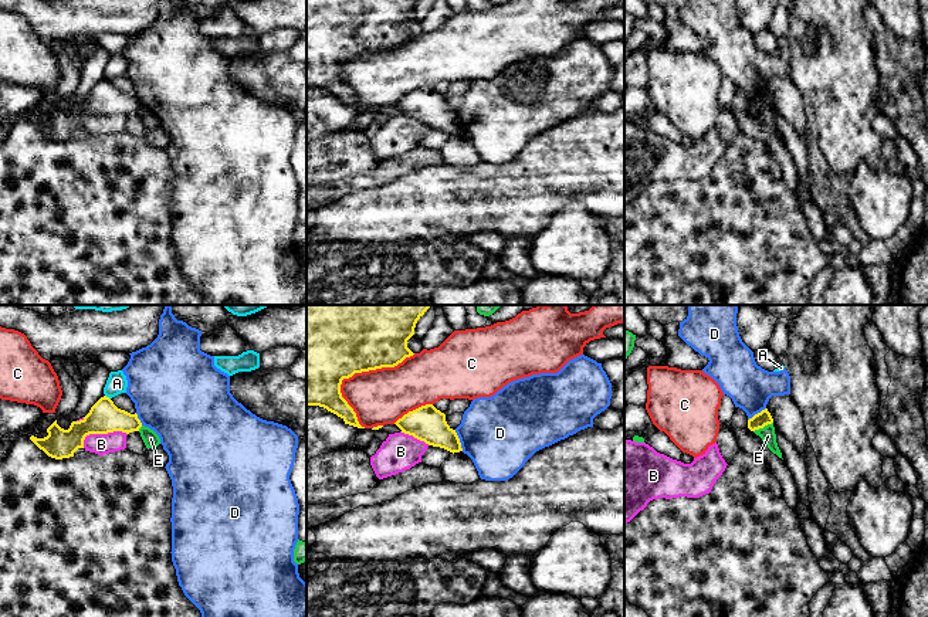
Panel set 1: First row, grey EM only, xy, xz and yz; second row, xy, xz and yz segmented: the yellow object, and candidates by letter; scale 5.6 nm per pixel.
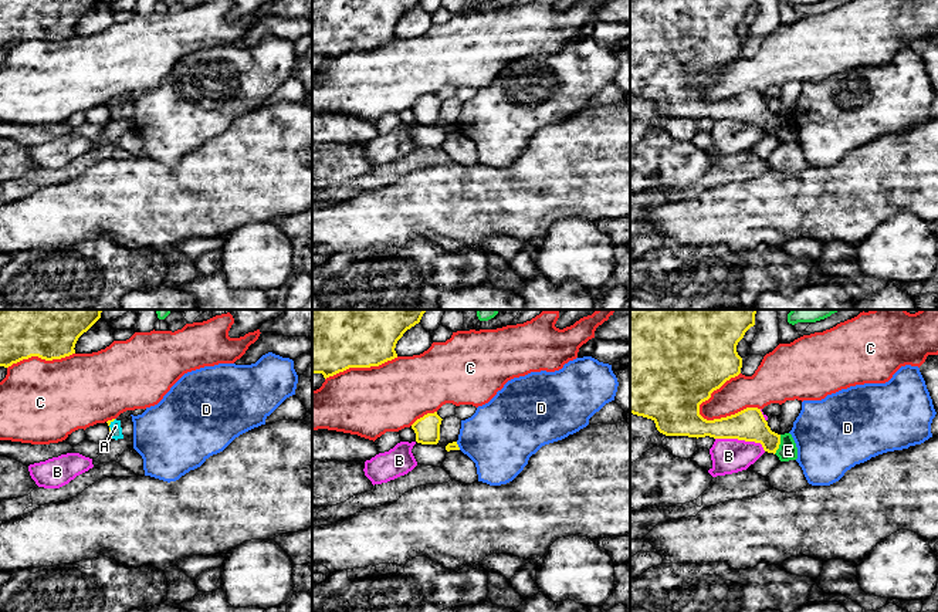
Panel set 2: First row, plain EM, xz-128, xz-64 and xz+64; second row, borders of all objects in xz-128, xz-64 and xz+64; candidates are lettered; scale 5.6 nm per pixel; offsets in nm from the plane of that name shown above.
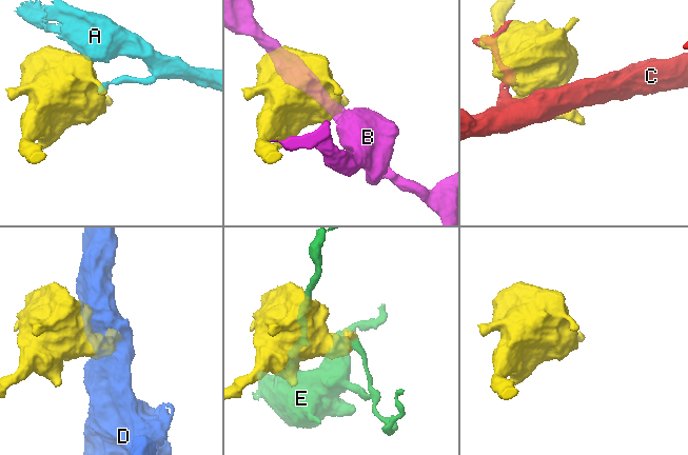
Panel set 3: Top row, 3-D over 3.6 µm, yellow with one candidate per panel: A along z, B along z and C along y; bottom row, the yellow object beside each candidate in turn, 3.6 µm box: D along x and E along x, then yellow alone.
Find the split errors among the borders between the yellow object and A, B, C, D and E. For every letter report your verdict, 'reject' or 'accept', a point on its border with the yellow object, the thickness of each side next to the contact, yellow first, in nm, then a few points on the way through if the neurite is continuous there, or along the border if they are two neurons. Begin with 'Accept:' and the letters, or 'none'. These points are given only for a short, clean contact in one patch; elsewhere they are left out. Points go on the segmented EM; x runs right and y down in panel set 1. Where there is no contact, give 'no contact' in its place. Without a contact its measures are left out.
Accept: none
A: reject | xy (108, 397) | 180/120 nm | along xy (105, 395), (109, 399)
B: reject | xy (101, 433) | 180/120 nm
C: reject | xz (355, 372) | 500/320 nm
D: reject | xz (459, 440) | 200/440 nm | along xz (454, 430), (463, 450)
E: reject | yz (762, 427) | 90/90 nm | along yz (772, 421), (754, 431)

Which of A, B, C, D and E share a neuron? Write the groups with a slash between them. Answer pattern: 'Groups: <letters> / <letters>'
Groups: A / B / C / D / E

